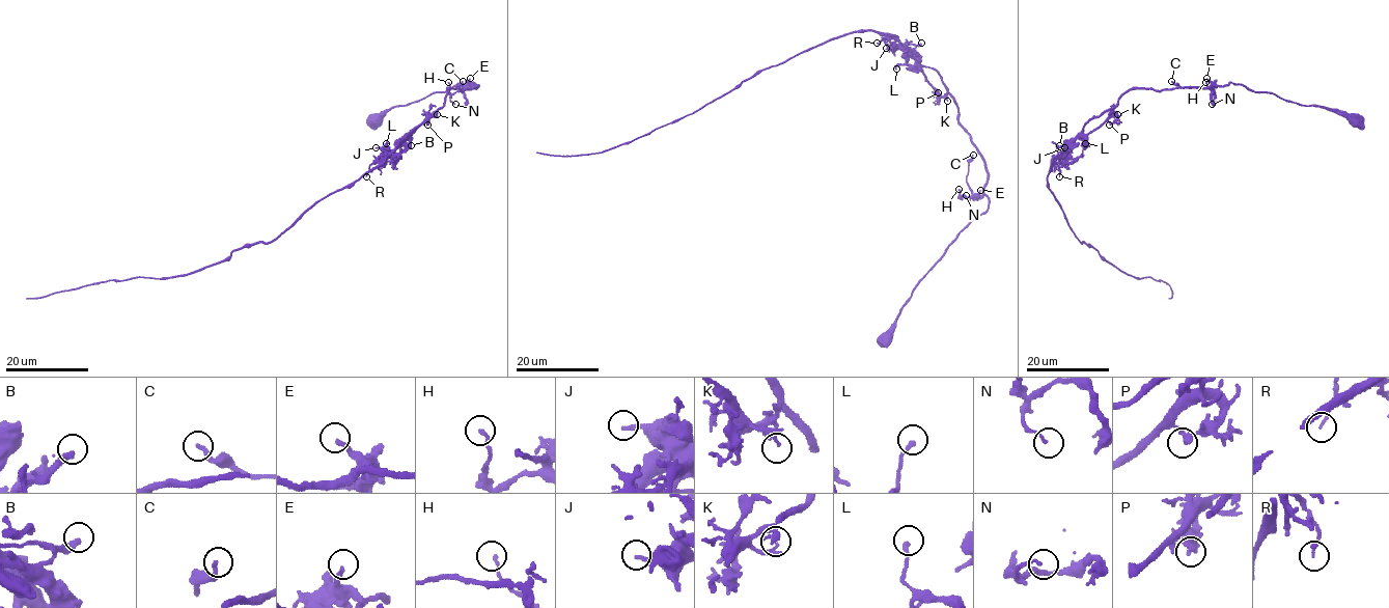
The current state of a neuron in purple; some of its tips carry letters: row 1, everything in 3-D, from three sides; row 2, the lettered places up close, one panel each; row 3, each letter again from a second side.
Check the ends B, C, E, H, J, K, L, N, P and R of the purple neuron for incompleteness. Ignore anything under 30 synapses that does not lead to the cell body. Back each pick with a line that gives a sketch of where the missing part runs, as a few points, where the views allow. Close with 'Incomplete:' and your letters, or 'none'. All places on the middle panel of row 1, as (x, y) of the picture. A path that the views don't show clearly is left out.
Incomplete: none

